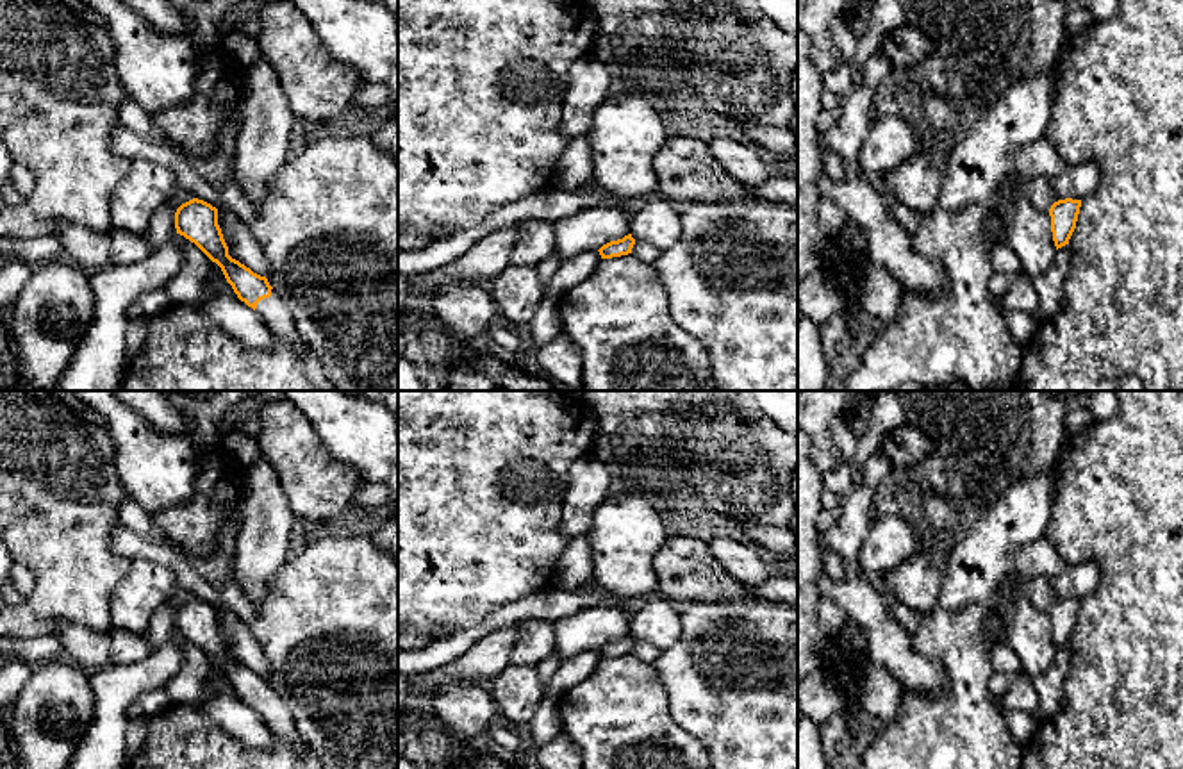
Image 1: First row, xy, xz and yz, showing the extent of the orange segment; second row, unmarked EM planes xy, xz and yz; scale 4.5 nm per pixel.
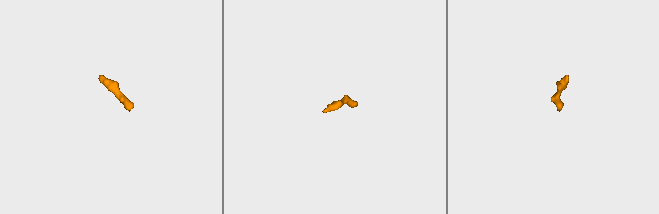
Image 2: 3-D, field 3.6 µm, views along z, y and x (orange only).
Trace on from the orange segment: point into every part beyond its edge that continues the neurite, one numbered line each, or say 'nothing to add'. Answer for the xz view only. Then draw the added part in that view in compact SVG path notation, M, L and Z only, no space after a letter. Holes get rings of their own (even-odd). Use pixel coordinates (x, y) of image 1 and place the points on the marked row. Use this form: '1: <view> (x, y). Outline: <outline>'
nothing to add

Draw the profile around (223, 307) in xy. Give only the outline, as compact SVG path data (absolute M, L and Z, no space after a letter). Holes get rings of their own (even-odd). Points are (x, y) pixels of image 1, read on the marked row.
M175 234L171 241L180 248L184 262L164 287L170 300L196 303L209 319L221 325L244 348L268 350L275 341L273 332L252 307L237 298L228 282L207 296L202 294L203 285L211 280L209 257L180 234Z

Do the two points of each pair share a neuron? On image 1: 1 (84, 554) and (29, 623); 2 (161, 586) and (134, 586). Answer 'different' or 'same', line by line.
1: same
2: same

